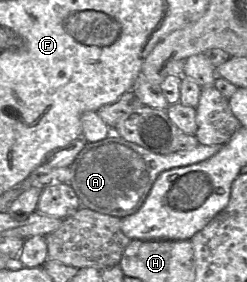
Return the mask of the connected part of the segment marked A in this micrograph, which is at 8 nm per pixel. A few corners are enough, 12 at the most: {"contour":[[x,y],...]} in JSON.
{"contour":[[111,133],[70,165],[81,207],[125,218],[164,171],[223,145],[157,154]]}

